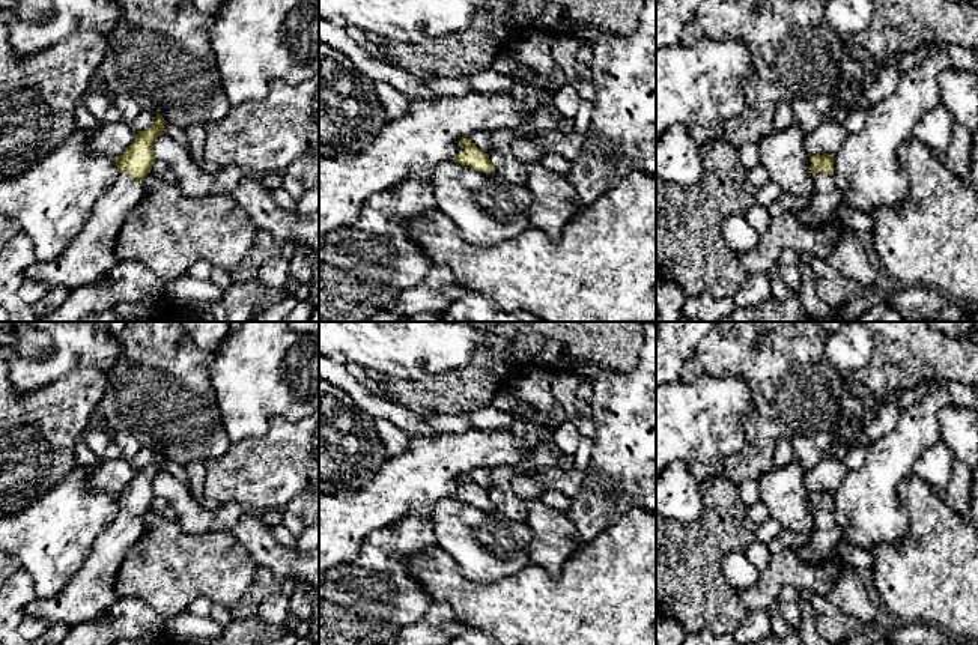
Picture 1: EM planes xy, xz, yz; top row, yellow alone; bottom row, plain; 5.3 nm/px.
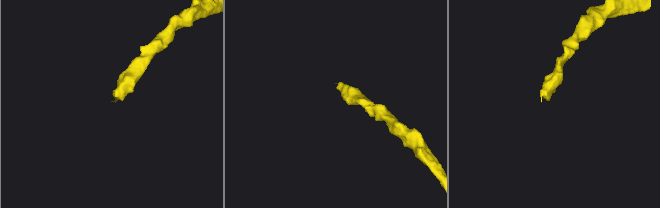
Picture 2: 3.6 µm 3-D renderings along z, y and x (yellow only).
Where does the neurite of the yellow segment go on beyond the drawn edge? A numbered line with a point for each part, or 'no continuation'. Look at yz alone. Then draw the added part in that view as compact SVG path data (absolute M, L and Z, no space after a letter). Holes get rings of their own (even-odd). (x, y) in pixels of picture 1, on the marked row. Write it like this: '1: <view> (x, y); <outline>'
1: yz (825, 202); M817 173L814 177L814 191L809 195L809 204L797 210L797 218L809 227L838 224L838 212L841 207L843 195L835 185L834 176Z

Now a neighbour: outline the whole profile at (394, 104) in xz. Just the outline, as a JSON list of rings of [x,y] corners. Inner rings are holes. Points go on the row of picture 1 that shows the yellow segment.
[[[375,83],[379,102],[388,120],[397,120],[408,113],[411,99],[387,83]]]

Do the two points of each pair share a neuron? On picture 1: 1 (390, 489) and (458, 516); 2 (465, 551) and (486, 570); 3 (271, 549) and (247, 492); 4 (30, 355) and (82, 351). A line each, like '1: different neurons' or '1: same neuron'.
1: different neurons
2: same neuron
3: different neurons
4: same neuron

